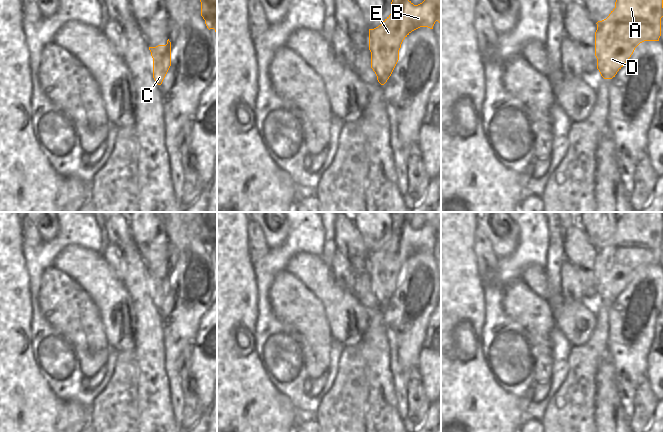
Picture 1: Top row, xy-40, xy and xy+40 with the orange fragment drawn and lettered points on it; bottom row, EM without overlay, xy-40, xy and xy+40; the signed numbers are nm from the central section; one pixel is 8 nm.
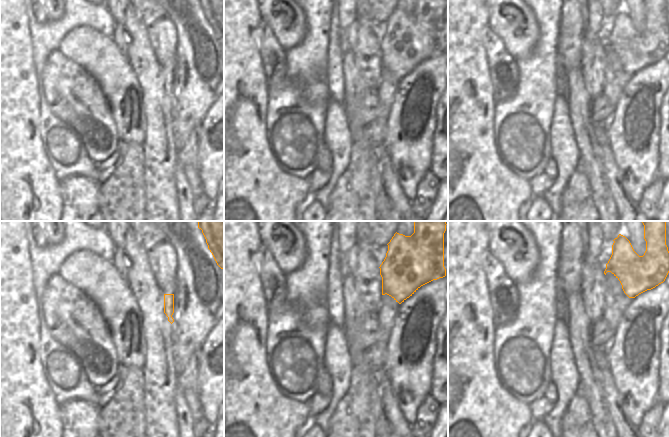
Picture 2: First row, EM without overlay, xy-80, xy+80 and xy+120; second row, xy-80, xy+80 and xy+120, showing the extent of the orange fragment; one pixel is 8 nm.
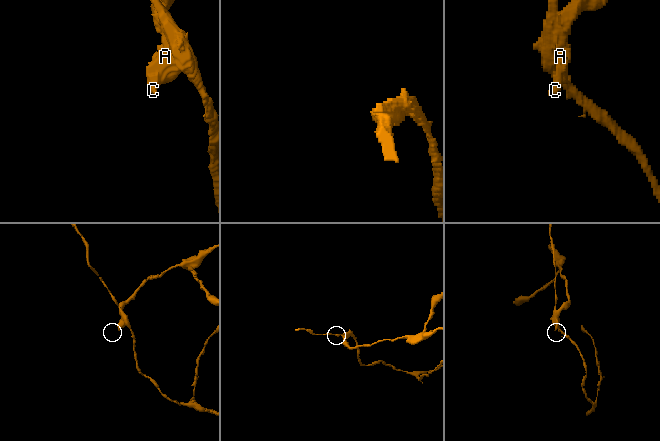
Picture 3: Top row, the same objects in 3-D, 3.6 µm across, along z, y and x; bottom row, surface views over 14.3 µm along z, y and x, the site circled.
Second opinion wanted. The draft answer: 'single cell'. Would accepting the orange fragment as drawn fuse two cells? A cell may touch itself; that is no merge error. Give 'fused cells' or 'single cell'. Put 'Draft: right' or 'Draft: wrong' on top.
Draft: wrong
fused cells

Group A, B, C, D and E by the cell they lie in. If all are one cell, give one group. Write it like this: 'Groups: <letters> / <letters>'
Groups: A B D E / C

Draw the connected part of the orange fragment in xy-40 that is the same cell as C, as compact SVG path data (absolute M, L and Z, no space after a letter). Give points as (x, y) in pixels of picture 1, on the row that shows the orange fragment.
M167 40L166 45L149 47L153 58L153 78L161 85L171 66L171 42Z

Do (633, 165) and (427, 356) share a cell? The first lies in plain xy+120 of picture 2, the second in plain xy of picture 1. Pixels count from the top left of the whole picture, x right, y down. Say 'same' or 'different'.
different

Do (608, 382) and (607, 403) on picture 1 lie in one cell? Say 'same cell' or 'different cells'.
same cell

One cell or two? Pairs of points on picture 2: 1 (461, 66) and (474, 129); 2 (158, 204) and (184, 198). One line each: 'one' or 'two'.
1: one
2: two

